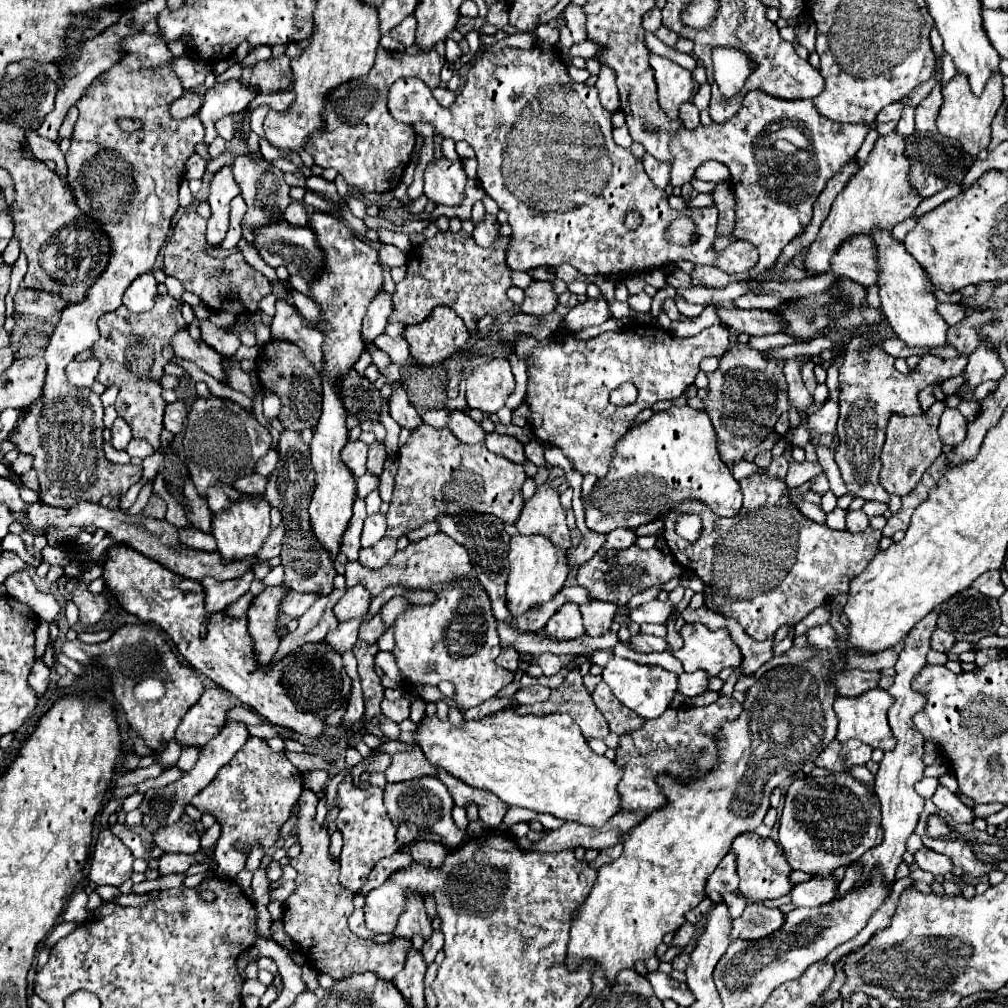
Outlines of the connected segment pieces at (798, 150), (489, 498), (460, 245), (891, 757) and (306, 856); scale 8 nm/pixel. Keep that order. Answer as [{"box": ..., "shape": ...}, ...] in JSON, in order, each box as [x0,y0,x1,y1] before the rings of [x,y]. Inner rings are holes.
[{"box":[669,91,871,287],"shape":[[[749,91],[743,97],[743,105],[741,105],[739,113],[723,125],[713,123],[711,127],[677,131],[671,139],[671,153],[675,155],[675,159],[671,165],[669,185],[681,187],[683,183],[689,183],[689,179],[693,179],[695,167],[699,167],[703,161],[715,159],[715,161],[725,163],[731,171],[731,183],[735,187],[735,191],[733,191],[735,201],[737,201],[735,223],[739,223],[739,225],[735,225],[731,237],[716,237],[713,248],[717,252],[723,251],[732,239],[733,241],[742,239],[753,243],[759,251],[759,263],[751,271],[735,275],[735,279],[731,279],[731,275],[725,275],[725,271],[719,271],[719,267],[715,267],[715,265],[705,265],[705,267],[695,267],[695,271],[691,275],[693,283],[705,285],[705,287],[721,287],[721,285],[727,285],[729,281],[757,279],[763,271],[771,271],[775,267],[775,261],[777,261],[781,249],[793,237],[797,237],[811,221],[813,203],[817,201],[819,193],[827,185],[827,179],[831,179],[831,175],[835,175],[835,171],[839,171],[839,167],[843,167],[855,159],[855,155],[857,155],[859,147],[863,145],[869,131],[871,131],[871,127],[867,127],[863,123],[859,123],[859,125],[835,123],[835,121],[819,115],[817,109],[813,107],[813,103],[807,99],[785,101],[785,99],[771,97],[763,91]],[[793,131],[797,131],[799,137],[785,137],[785,135],[791,135]]]},{"box":[359,425,525,569],"shape":[[[429,425],[417,427],[409,441],[399,449],[399,469],[387,513],[387,533],[377,545],[361,549],[359,563],[369,569],[385,567],[391,555],[395,555],[397,539],[401,535],[435,521],[439,515],[491,513],[503,523],[513,525],[525,503],[521,495],[525,479],[523,465],[515,465],[509,459],[487,451],[483,443],[465,445],[451,435],[449,429],[435,429]]]},{"box":[389,231,515,335],"shape":[[[439,231],[433,239],[427,239],[425,245],[411,247],[407,253],[407,277],[397,283],[389,321],[417,325],[427,319],[433,307],[447,305],[465,321],[469,333],[475,335],[481,317],[499,317],[513,311],[515,305],[507,297],[507,289],[513,285],[513,269],[507,265],[507,245],[509,237],[501,237],[493,249],[483,249],[463,231]]]},{"box":[857,611,939,885],"shape":[[[931,611],[915,629],[911,629],[911,633],[905,637],[905,647],[899,653],[899,661],[895,665],[895,671],[897,671],[895,683],[889,687],[891,695],[895,697],[895,703],[889,707],[889,725],[891,725],[891,731],[897,739],[897,747],[891,751],[885,751],[885,757],[879,763],[879,771],[875,775],[875,793],[881,801],[881,815],[883,815],[881,825],[883,825],[885,835],[883,835],[881,845],[873,847],[871,851],[867,851],[863,855],[863,859],[861,859],[863,877],[857,881],[857,885],[867,881],[869,871],[873,867],[881,867],[887,883],[891,883],[895,879],[895,869],[903,861],[903,853],[907,851],[907,839],[915,831],[919,815],[925,805],[925,799],[919,793],[915,793],[915,789],[913,789],[913,785],[923,777],[923,771],[925,771],[925,763],[923,763],[925,739],[923,739],[923,735],[919,735],[919,731],[915,731],[913,715],[923,711],[923,703],[927,699],[925,699],[925,695],[919,695],[919,691],[911,689],[911,681],[915,679],[915,675],[919,675],[921,667],[927,665],[927,653],[931,649],[929,641],[931,641],[933,631],[937,629],[937,619],[939,619],[937,611]]]},{"box":[283,788,411,981],"shape":[[[303,788],[298,801],[297,837],[303,847],[295,859],[289,863],[297,869],[295,891],[285,901],[283,925],[287,935],[297,941],[297,951],[305,957],[305,961],[317,971],[327,973],[335,981],[343,981],[355,973],[375,973],[381,979],[393,981],[393,977],[405,967],[407,953],[411,949],[411,941],[395,939],[393,943],[373,943],[351,933],[347,925],[347,917],[353,913],[353,893],[339,883],[339,861],[329,853],[329,831],[323,825],[313,821],[318,805],[318,798],[309,789]]]}]

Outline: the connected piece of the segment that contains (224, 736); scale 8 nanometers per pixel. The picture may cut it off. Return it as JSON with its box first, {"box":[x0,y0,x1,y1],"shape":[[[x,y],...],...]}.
{"box":[139,721,249,833],"shape":[[[237,721],[227,723],[223,727],[223,731],[215,739],[211,739],[207,743],[207,747],[203,747],[203,755],[199,757],[195,769],[191,769],[179,781],[175,781],[175,783],[171,783],[167,787],[149,789],[143,795],[143,801],[139,805],[139,811],[143,815],[143,827],[149,833],[155,833],[159,827],[167,827],[167,823],[177,823],[181,819],[181,815],[185,813],[185,807],[189,805],[189,801],[193,799],[193,795],[197,795],[201,789],[205,789],[215,779],[215,773],[233,759],[233,755],[243,747],[243,743],[245,743],[247,737],[249,737],[249,731],[247,731],[245,723],[237,723]]]}

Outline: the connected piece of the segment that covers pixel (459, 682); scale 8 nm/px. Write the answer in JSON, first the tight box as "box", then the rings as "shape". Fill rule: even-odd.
{"box":[391,585,513,709],"shape":[[[453,585],[435,589],[435,593],[439,599],[433,605],[415,605],[395,619],[395,647],[391,653],[403,675],[405,689],[439,685],[447,679],[457,689],[455,701],[463,709],[471,709],[509,685],[513,673],[495,665],[499,635],[485,589],[479,585]]]}

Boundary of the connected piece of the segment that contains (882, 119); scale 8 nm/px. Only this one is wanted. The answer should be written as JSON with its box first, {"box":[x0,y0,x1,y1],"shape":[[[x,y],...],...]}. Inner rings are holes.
{"box":[877,103,905,123],"shape":[[[903,103],[887,105],[887,107],[877,115],[877,123],[887,123],[887,121],[897,121],[897,119],[901,119],[903,109],[905,109],[905,105],[903,105]]]}

